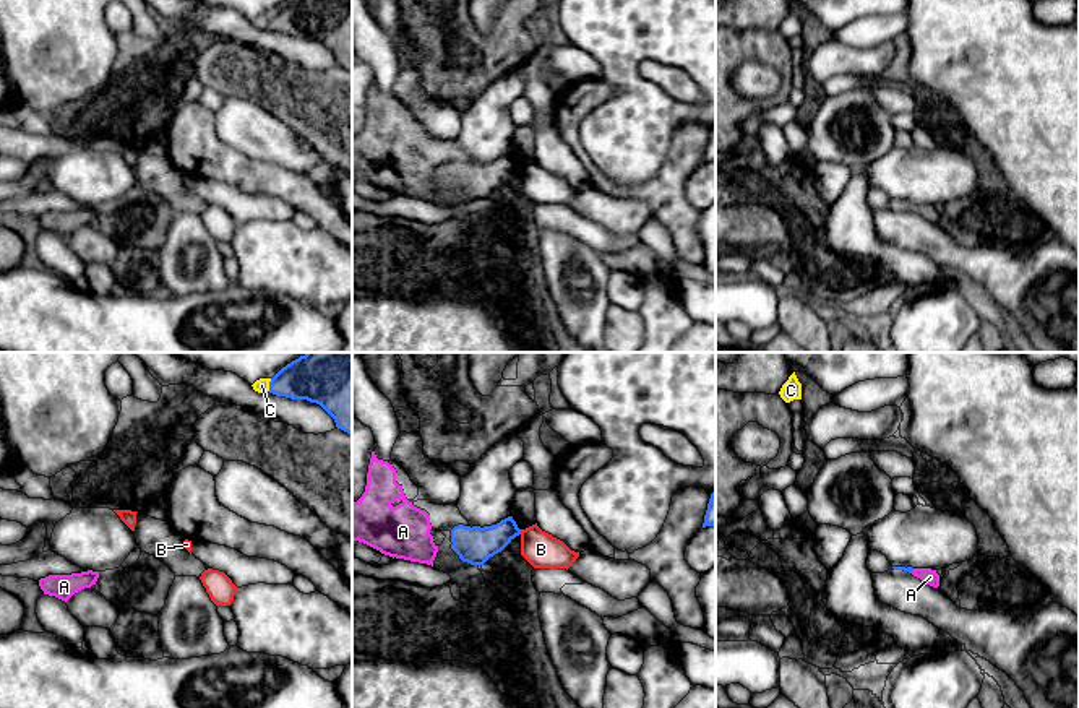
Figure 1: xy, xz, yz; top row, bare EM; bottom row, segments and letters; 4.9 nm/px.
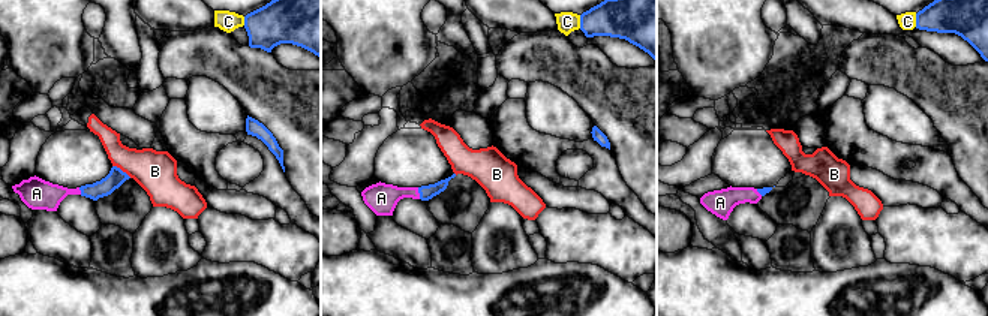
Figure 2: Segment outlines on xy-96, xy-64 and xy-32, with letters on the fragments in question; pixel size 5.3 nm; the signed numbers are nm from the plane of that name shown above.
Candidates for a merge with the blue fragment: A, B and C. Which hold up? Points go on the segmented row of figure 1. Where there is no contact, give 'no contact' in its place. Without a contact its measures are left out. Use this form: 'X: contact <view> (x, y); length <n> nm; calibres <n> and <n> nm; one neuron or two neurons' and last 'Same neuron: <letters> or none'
A: contact yz (912, 570); length 30 nm; calibres 30 and 80 nm; one neuron
B: contact xz (521, 530); length 30 nm; calibres 180 and 180 nm; two neurons
C: contact xy (270, 385); length 70 nm; calibres 260 and 70 nm; two neurons
Same neuron: A

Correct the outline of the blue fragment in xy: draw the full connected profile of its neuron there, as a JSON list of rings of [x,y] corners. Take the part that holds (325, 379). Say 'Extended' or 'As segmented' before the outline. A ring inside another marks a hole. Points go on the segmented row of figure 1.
As segmented. [[[307,352],[271,378],[269,393],[316,403],[334,419],[337,429],[352,434],[352,352]]]

